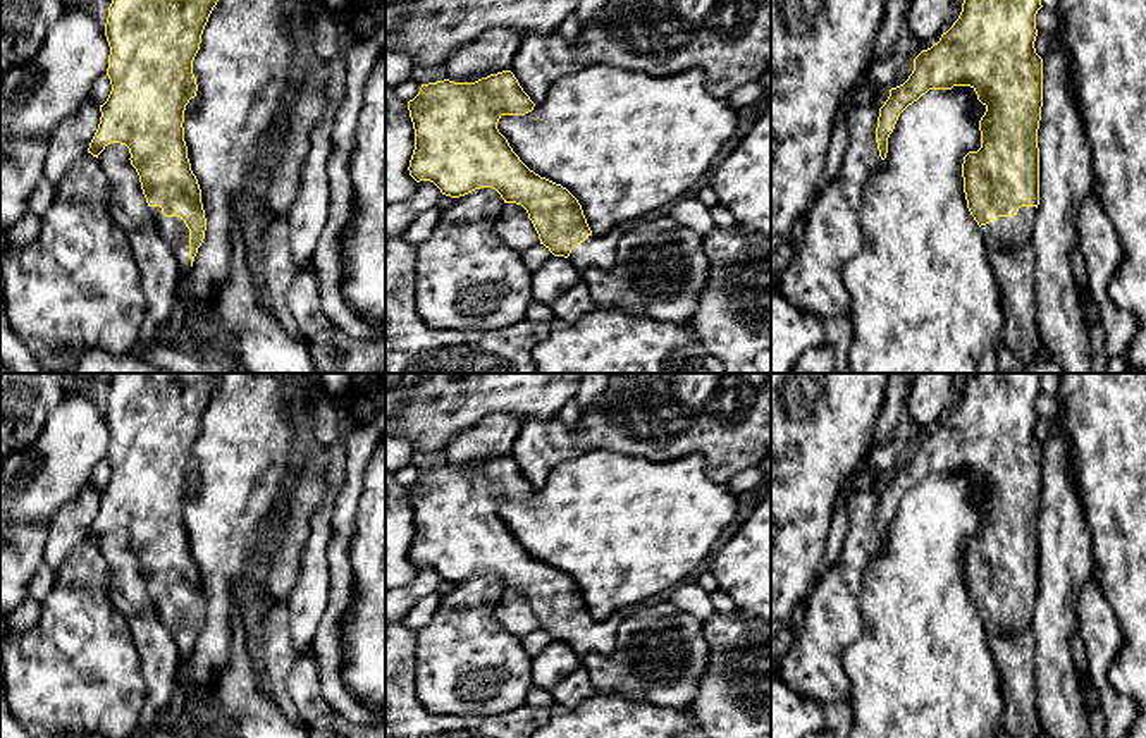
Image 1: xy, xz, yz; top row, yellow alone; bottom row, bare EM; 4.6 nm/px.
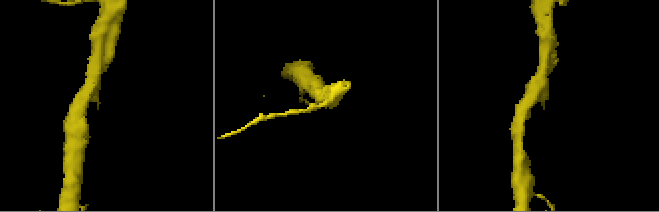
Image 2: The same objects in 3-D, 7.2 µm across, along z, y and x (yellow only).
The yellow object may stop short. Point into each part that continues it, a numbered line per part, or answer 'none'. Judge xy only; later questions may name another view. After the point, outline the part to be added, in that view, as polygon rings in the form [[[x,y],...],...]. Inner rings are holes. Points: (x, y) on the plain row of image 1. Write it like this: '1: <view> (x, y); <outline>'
1: xy (172, 614); [[[150,592],[158,619],[172,633],[181,661],[191,654],[189,614],[181,602],[165,602],[160,592]]]

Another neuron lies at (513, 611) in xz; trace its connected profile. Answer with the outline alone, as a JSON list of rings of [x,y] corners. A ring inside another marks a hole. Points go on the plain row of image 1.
[[[506,588],[496,606],[496,618],[518,638],[540,630],[539,619],[527,595],[516,588]]]

